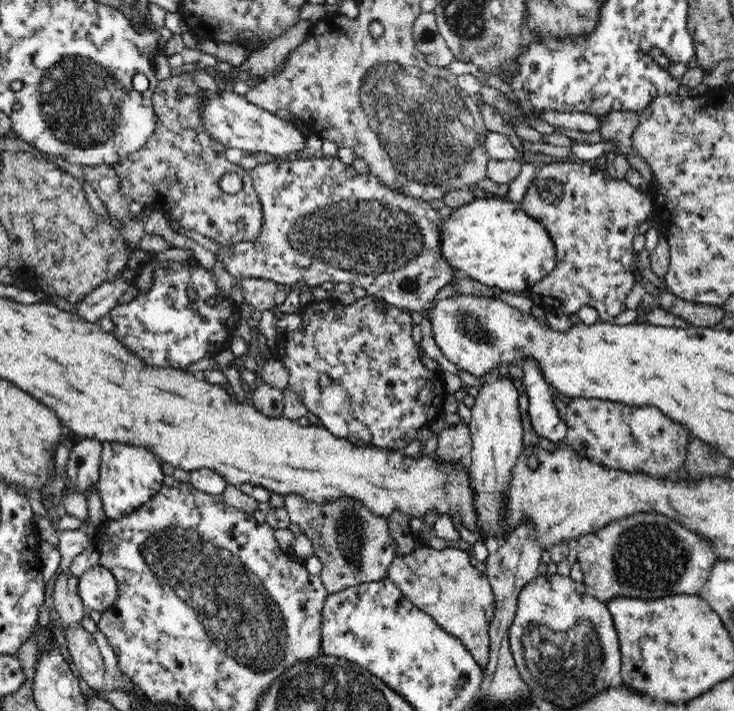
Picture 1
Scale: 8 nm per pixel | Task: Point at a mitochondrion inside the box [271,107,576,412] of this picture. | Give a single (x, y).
(363, 238)

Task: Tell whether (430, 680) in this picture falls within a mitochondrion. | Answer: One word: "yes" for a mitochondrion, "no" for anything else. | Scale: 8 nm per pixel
no

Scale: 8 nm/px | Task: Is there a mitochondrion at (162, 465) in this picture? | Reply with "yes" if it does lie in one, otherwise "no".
no

